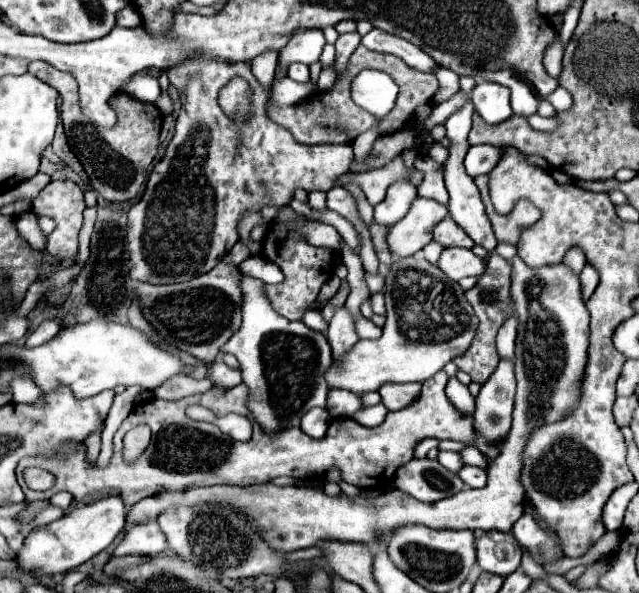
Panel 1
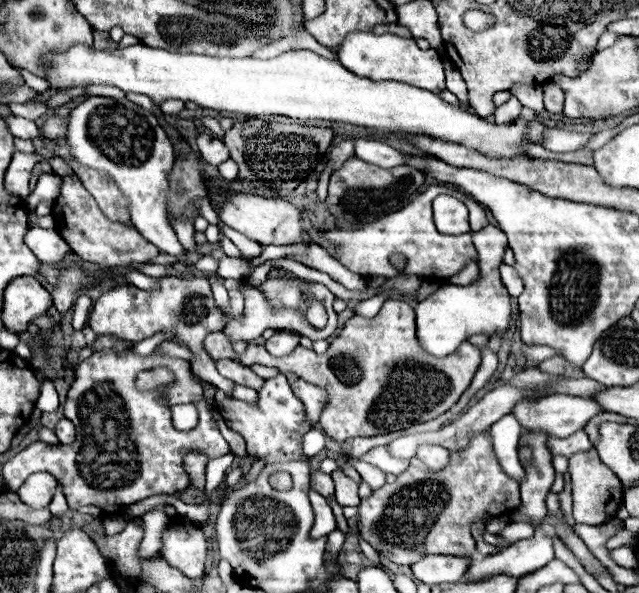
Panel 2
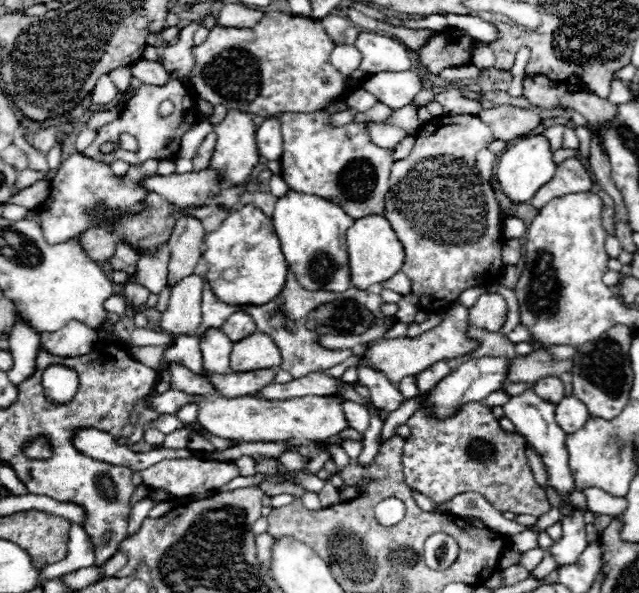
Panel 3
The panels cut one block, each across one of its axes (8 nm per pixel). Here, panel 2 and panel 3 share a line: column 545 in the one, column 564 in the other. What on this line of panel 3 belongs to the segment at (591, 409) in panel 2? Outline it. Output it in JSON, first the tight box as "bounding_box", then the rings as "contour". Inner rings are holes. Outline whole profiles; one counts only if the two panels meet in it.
{"bounding_box":[556,396,588,434],"contour":[[[566,396],[564,400],[560,400],[560,404],[556,404],[556,422],[566,434],[580,430],[588,422],[588,418],[588,408],[584,408],[584,404],[574,396]]]}

